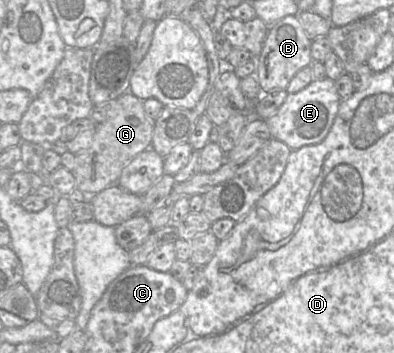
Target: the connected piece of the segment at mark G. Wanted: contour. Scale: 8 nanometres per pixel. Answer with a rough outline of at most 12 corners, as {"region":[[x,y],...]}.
{"region":[[126,92],[107,103],[91,146],[75,154],[76,188],[119,186],[151,148],[155,120]]}

